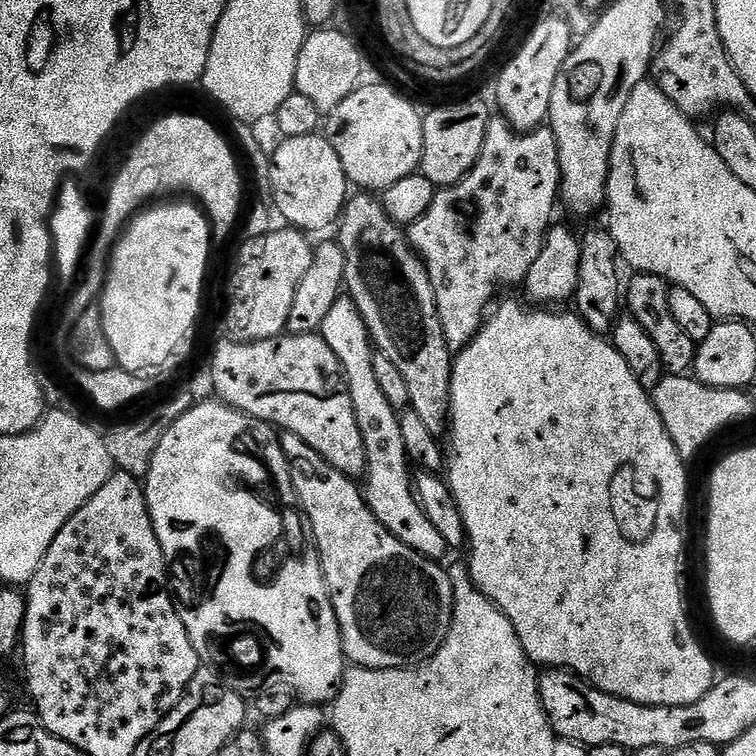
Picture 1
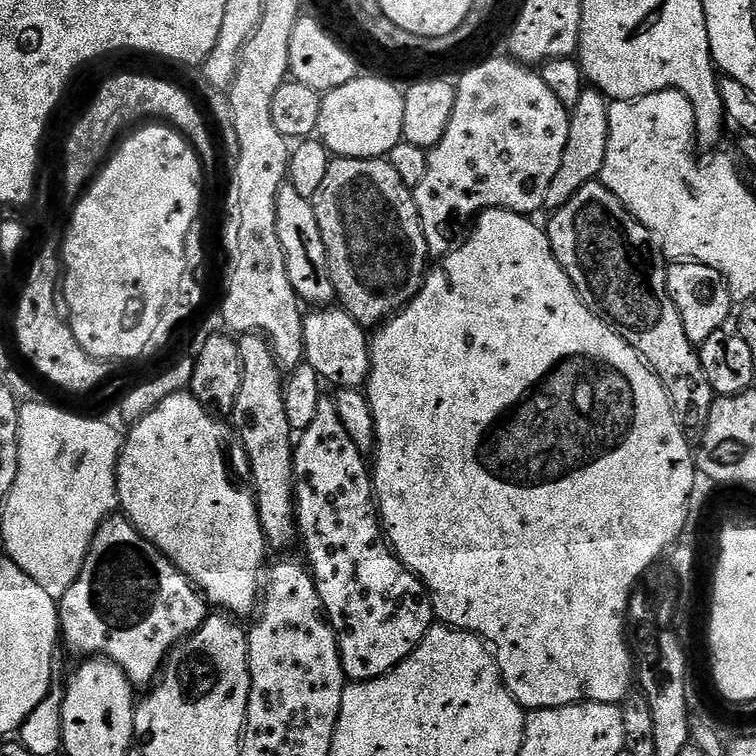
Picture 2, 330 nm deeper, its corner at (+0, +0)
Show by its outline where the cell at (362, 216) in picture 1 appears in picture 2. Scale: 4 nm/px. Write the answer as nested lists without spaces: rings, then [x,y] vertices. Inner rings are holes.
[[[341,156],[329,159],[326,178],[322,181],[322,186],[318,186],[318,190],[310,199],[314,206],[314,214],[318,218],[318,230],[322,230],[322,242],[326,242],[326,262],[330,262],[330,278],[334,282],[339,307],[352,315],[365,330],[375,329],[383,324],[385,320],[392,319],[400,309],[408,305],[419,294],[420,287],[424,284],[424,277],[430,268],[430,263],[428,264],[428,259],[430,259],[428,243],[424,237],[424,227],[420,221],[413,189],[408,188],[406,182],[402,182],[402,178],[398,178],[394,166],[390,166],[387,159],[363,160],[362,158]]]

